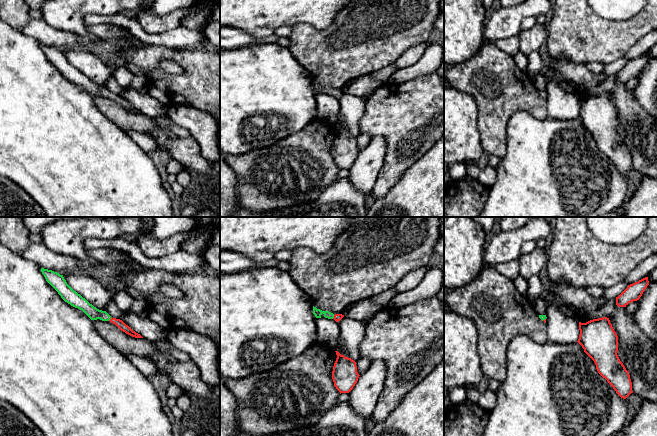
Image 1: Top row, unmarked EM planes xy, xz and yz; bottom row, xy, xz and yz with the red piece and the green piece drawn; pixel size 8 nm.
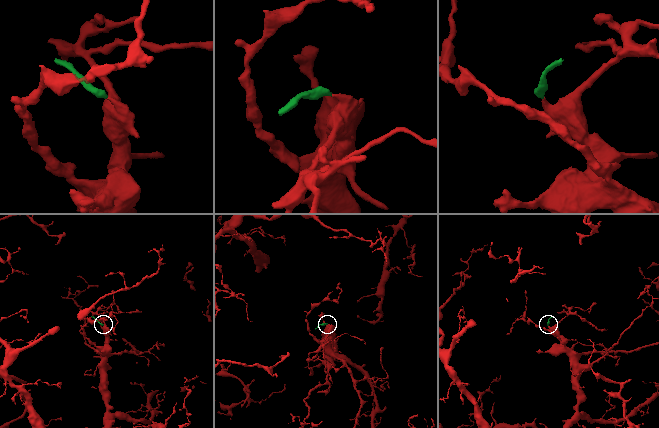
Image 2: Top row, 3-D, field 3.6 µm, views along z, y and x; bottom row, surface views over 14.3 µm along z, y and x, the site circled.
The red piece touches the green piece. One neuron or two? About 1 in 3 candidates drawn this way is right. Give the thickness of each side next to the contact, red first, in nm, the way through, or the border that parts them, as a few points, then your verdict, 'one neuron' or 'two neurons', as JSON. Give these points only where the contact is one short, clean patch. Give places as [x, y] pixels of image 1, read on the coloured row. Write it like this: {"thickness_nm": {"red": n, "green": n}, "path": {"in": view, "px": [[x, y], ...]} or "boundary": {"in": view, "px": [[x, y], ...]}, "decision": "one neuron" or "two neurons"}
{"thickness_nm": {"red": 70, "green": 100}, "path": {"in": "xy", "px": [[120, 324], [110, 319], [93, 313]]}, "decision": "one neuron"}

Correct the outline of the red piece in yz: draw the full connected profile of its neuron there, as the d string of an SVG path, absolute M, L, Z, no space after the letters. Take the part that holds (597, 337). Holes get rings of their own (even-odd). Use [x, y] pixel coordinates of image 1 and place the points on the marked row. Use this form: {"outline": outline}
{"outline": "M609 318L593 319L586 323L579 322L579 330L577 342L594 361L598 373L621 398L626 399L633 393L632 382L629 372L617 355L618 336Z"}

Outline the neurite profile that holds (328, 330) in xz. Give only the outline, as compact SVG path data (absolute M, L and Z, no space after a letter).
M316 318L317 343L328 346L336 351L340 337L340 326L334 319Z

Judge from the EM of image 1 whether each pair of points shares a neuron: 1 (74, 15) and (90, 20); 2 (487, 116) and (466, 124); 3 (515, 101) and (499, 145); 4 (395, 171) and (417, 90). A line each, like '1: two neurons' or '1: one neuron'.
1: two neurons
2: two neurons
3: one neuron
4: one neuron

